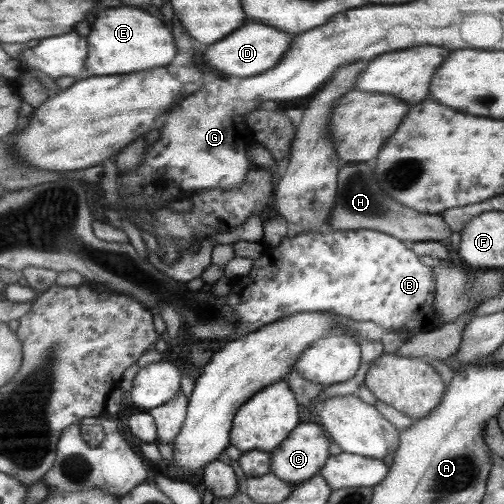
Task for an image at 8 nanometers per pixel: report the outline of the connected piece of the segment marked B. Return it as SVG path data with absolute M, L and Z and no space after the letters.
M358 229L324 234L308 232L282 239L274 250L265 250L261 258L254 261L247 276L231 279L231 292L224 298L238 315L237 334L234 338L256 332L274 323L286 314L302 312L332 312L348 316L354 321L372 321L388 331L401 332L408 339L418 334L430 334L445 325L442 315L434 309L436 282L433 268L424 266L412 249L408 250L401 239L385 231Z

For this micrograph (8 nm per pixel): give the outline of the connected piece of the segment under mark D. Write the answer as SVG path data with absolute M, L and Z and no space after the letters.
M250 22L248 26L242 26L242 30L230 34L230 38L224 38L222 42L214 42L212 46L208 46L208 50L204 52L204 62L220 76L256 76L276 67L282 56L288 53L288 48L293 46L290 44L292 38L292 34L286 34L286 31L278 30L277 27Z

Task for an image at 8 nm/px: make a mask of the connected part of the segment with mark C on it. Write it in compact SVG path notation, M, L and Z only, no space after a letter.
M308 420L294 429L289 434L288 440L281 442L278 449L271 452L272 470L274 476L280 478L284 482L290 484L300 484L309 481L310 478L316 476L324 468L328 460L328 448L330 448L330 440L328 440L328 432L325 428L320 428L320 423L312 424L314 420Z

